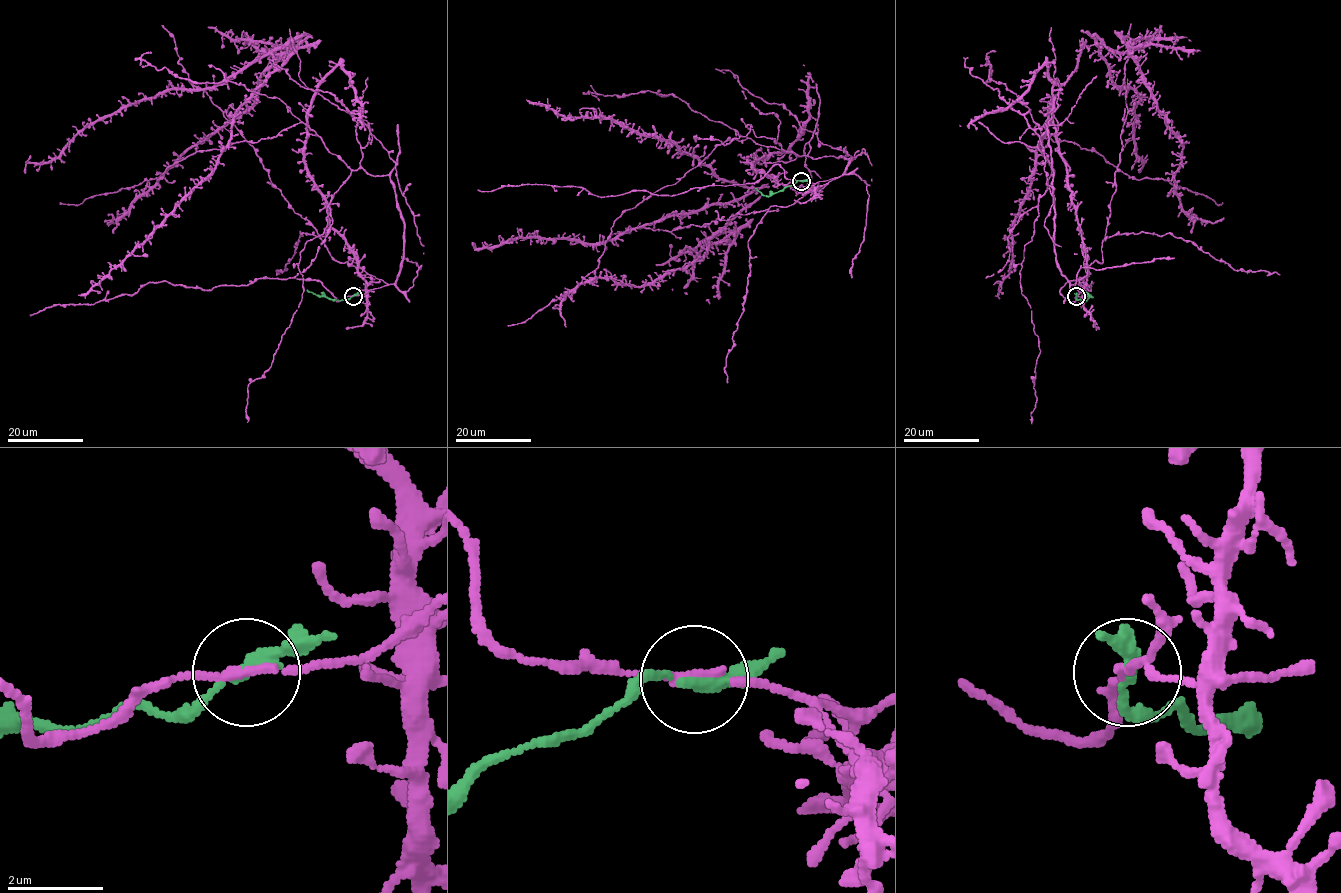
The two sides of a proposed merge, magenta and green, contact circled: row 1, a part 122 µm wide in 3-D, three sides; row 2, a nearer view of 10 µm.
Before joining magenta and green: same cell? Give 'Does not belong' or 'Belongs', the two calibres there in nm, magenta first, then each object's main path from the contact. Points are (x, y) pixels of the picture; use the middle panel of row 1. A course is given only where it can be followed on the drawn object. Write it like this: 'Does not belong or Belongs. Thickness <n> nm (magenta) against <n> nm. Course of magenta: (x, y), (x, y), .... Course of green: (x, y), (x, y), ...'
Does not belong. Thickness 160 nm (magenta) against 260 nm. Course of magenta: (801, 180), (784, 207), (644, 226), (743, 208), (682, 250), (737, 230), (700, 260), (580, 283), (565, 326). Course of green: (801, 180), (769, 195), (763, 195), (755, 188)

